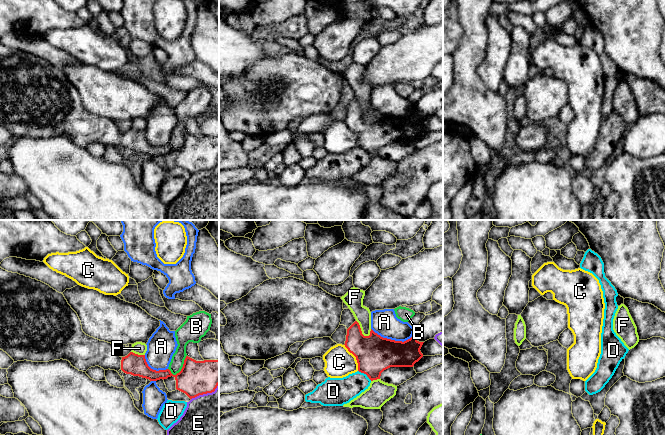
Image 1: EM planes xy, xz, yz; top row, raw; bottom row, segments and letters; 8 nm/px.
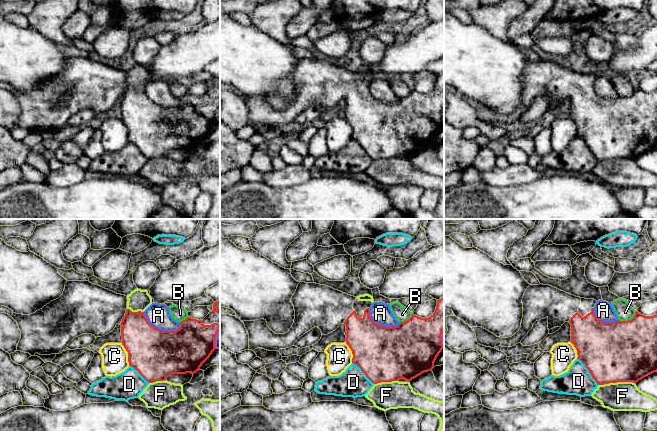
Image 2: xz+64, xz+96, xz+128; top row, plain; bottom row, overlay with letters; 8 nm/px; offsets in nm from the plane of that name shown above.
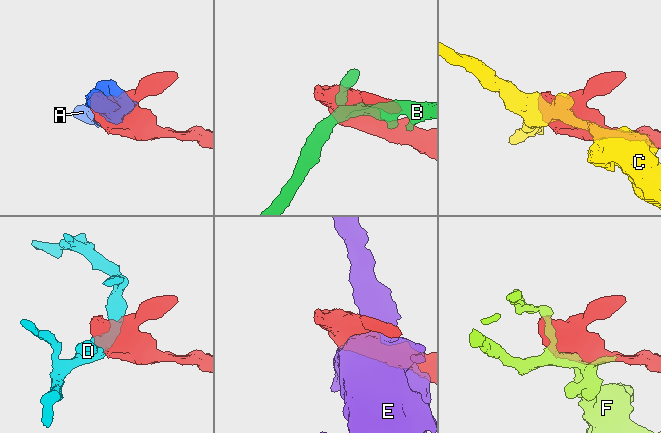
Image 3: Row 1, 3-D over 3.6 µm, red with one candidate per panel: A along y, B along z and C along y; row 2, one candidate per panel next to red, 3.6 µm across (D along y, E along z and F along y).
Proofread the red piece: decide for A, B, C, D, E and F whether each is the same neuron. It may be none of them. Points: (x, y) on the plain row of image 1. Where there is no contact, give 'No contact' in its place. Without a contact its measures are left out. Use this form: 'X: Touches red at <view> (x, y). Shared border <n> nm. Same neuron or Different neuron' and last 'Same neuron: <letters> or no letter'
A: Touches red at xz (392, 116). Shared border 340 nm. Different neuron
B: Touches red at xy (183, 142). Shared border 200 nm. Different neuron
C: Touches red at xz (355, 132). Shared border 240 nm. Different neuron
D: Touches red at xz (363, 148). Shared border 90 nm. Different neuron
E: Touches red at xy (206, 169). Shared border 260 nm. Different neuron
F: Touches red at xz (360, 106). Shared border 170 nm. Different neuron
Same neuron: no letter

